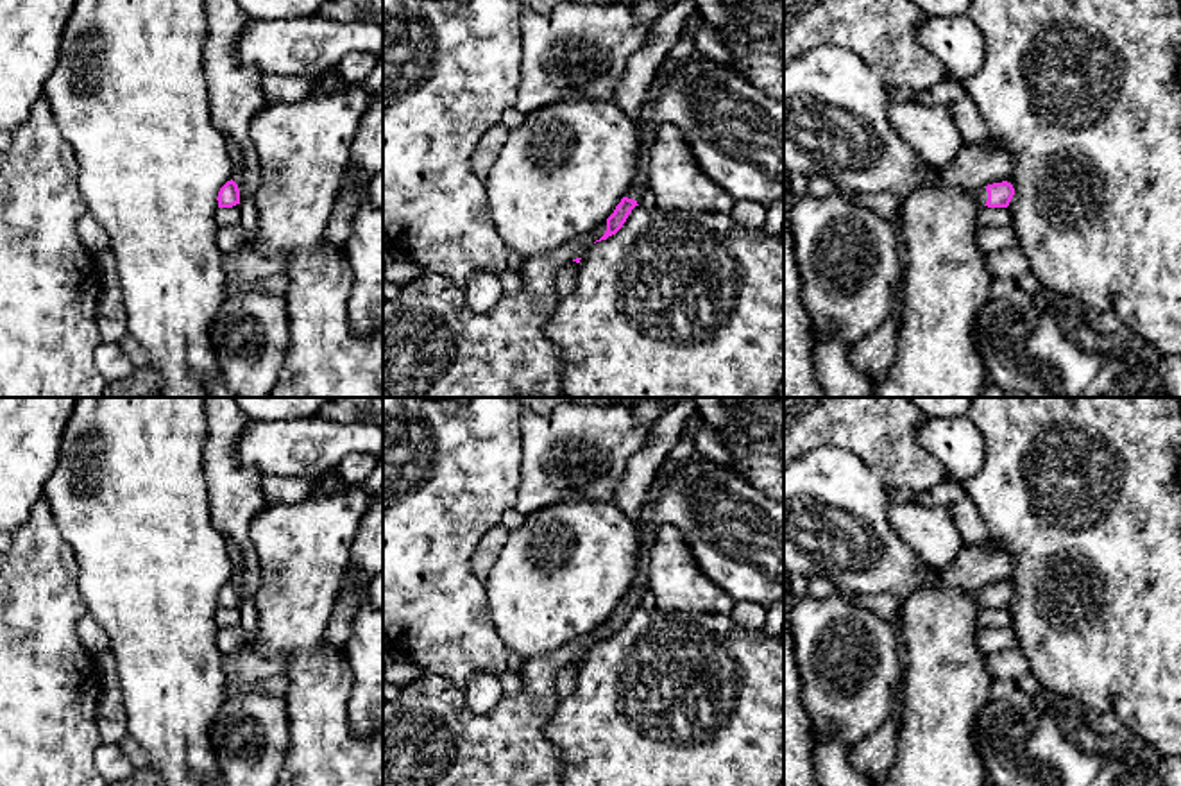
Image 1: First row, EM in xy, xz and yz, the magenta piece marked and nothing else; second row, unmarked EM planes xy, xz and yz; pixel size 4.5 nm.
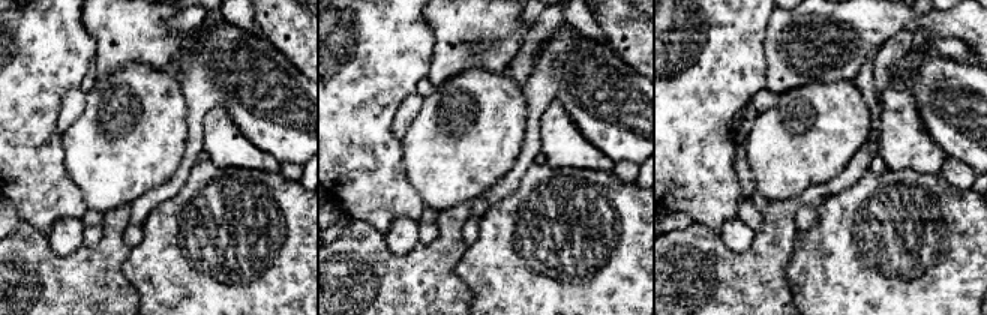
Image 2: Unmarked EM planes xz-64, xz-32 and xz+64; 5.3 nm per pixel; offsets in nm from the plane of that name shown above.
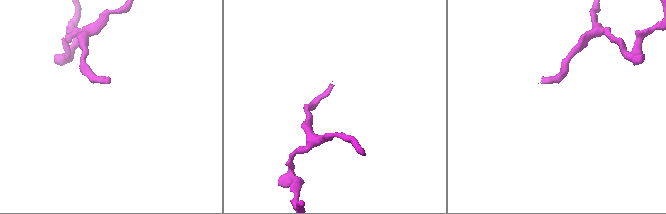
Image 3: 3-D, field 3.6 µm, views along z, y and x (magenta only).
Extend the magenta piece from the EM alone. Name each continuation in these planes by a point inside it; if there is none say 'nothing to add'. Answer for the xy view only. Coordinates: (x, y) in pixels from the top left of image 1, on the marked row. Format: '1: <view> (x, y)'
nothing to add

